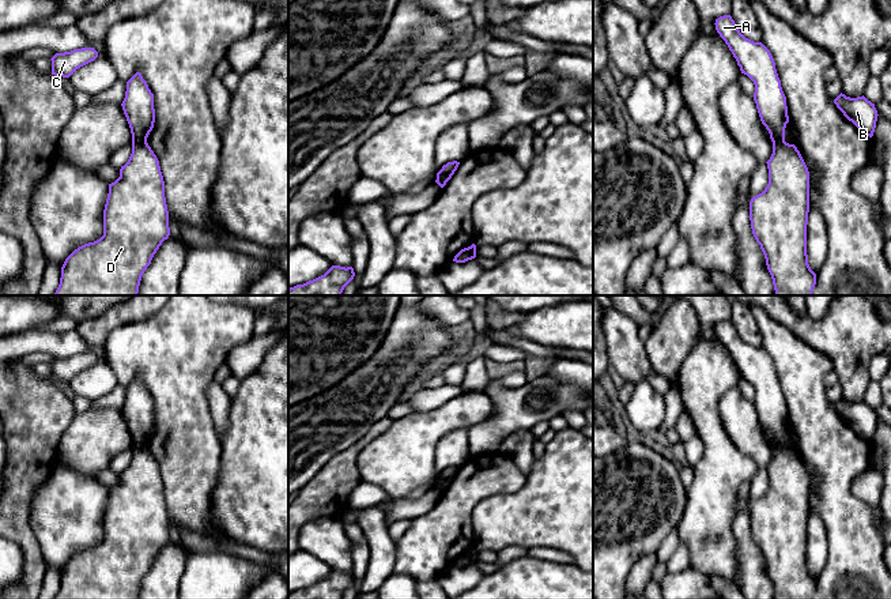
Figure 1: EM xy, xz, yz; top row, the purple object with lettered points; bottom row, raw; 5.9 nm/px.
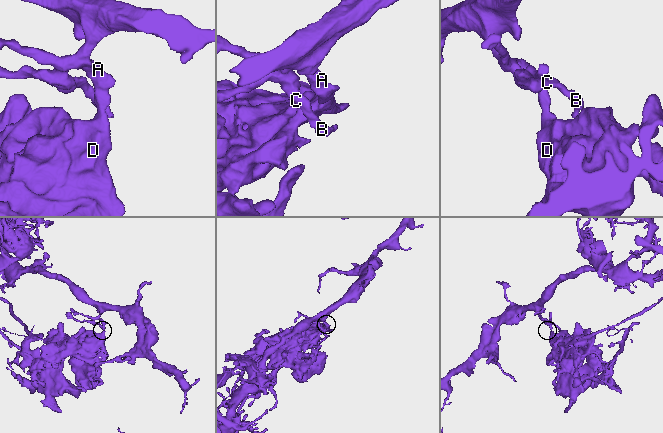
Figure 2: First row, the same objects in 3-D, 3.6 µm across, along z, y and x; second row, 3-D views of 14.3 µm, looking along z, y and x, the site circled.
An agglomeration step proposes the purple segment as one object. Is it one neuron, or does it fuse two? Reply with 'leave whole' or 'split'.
split

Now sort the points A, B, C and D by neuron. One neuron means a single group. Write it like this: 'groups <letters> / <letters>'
groups A B C / D

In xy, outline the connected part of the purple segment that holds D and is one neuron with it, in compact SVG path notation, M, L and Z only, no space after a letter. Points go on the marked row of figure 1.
M147 140L132 143L132 154L128 162L121 166L120 177L109 184L103 210L103 236L94 242L79 246L65 259L54 295L137 295L141 275L169 236L169 211L159 161Z

